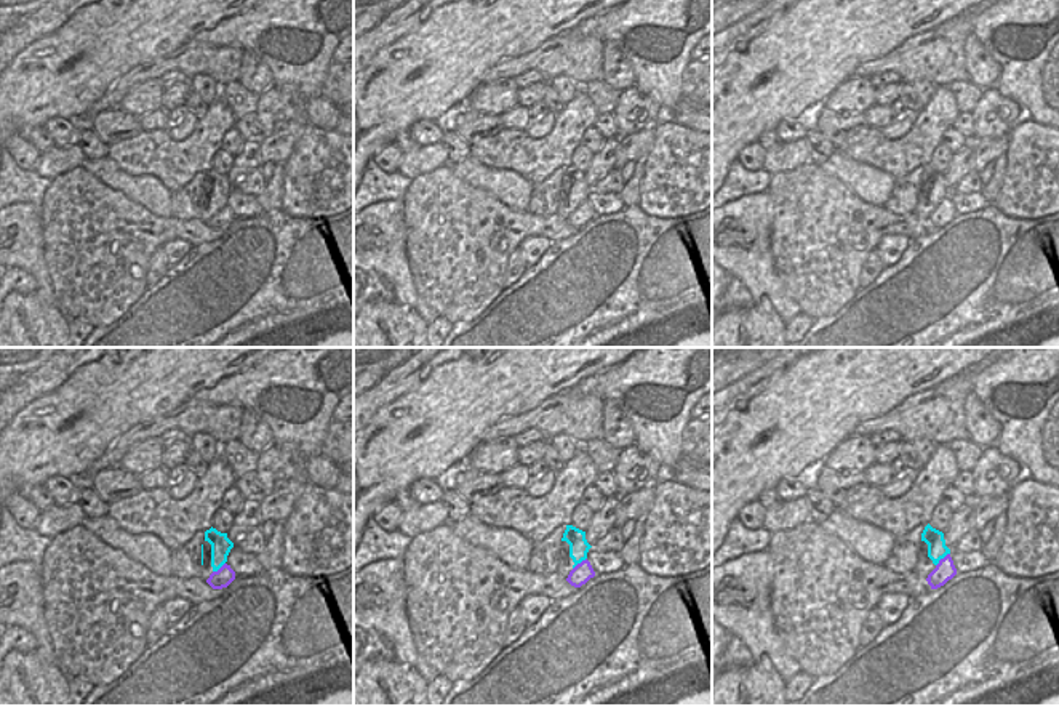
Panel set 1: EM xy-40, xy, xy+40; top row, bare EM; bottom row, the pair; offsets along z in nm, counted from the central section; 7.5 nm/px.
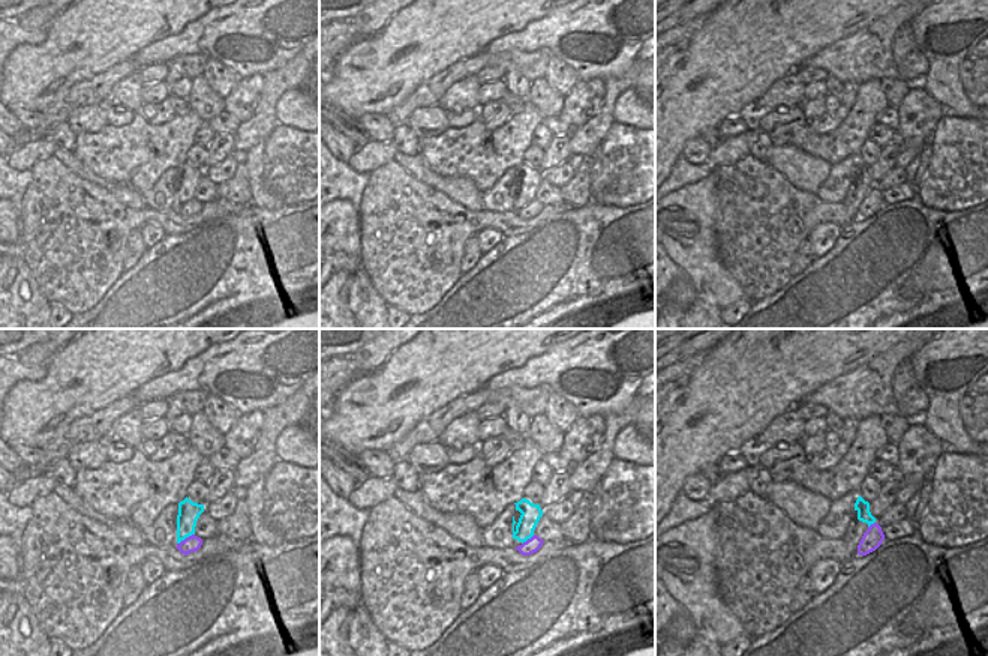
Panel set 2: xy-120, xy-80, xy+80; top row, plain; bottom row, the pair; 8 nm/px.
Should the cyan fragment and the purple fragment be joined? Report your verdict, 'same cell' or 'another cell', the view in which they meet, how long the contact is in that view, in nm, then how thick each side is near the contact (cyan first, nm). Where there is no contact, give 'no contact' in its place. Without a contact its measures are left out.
another cell | xy+40 | 150 nm | 140/150 nm

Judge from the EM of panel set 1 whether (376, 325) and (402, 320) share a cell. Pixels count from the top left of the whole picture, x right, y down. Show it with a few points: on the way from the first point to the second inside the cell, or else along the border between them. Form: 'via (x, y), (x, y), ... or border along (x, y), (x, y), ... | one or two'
via (379, 319), (394, 320) | one

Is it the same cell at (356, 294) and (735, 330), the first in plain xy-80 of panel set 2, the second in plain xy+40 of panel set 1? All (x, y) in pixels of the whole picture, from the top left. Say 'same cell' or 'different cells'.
same cell

